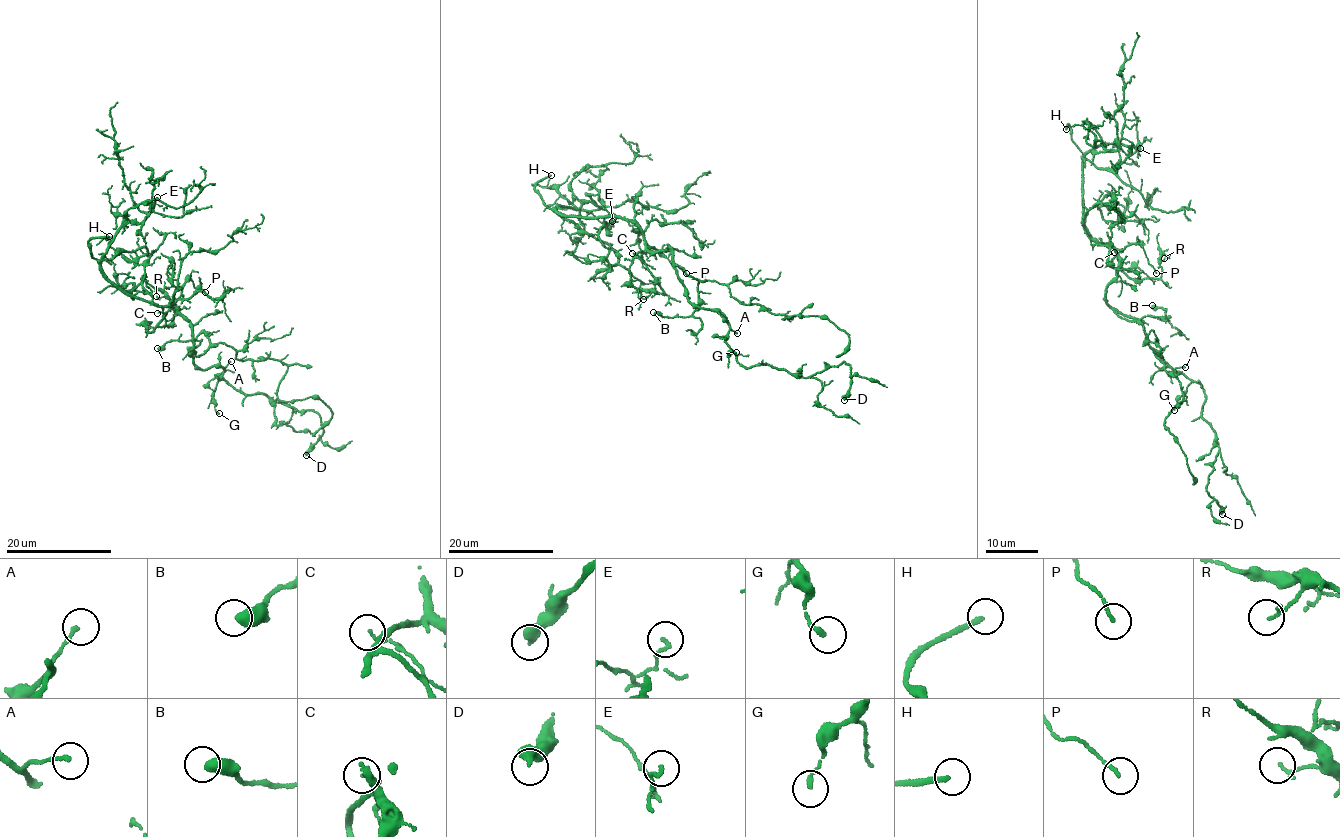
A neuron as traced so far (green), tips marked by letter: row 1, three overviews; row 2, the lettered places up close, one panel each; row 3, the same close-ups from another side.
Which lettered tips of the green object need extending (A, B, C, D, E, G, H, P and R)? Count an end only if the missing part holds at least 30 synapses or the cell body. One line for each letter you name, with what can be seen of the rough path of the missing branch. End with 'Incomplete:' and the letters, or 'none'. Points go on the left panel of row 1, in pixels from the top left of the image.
H: course (109, 236), (151, 248), (178, 266), (186, 278), (251, 291), (326, 267), (340, 255)
Incomplete: H

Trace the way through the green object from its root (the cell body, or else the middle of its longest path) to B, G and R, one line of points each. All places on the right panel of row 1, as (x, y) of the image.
B: (1113, 280), (1105, 302), (1119, 316), (1132, 321), (1152, 315), (1169, 320), (1162, 306), (1152, 305)
G: (1113, 280), (1105, 302), (1134, 317), (1153, 350), (1191, 380), (1174, 410)
R: (1113, 280), (1119, 262), (1117, 255), (1112, 264), (1136, 280), (1160, 277), (1159, 263), (1164, 258)

